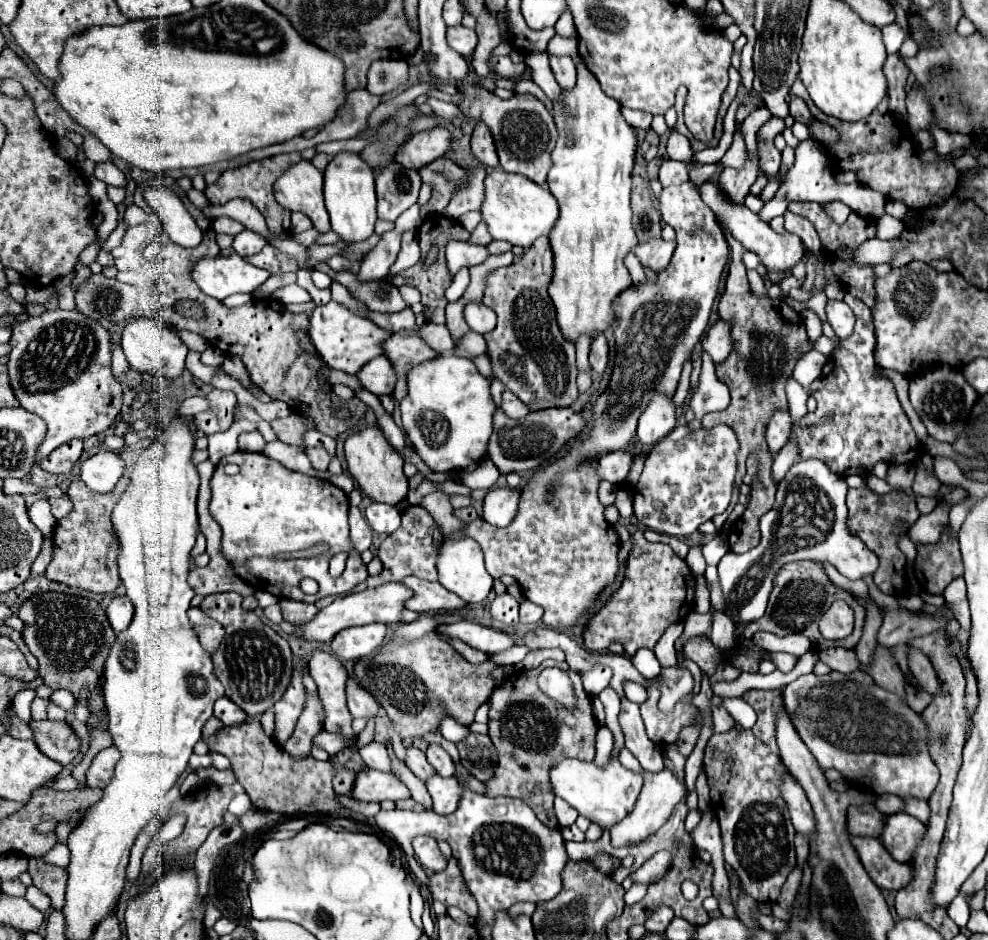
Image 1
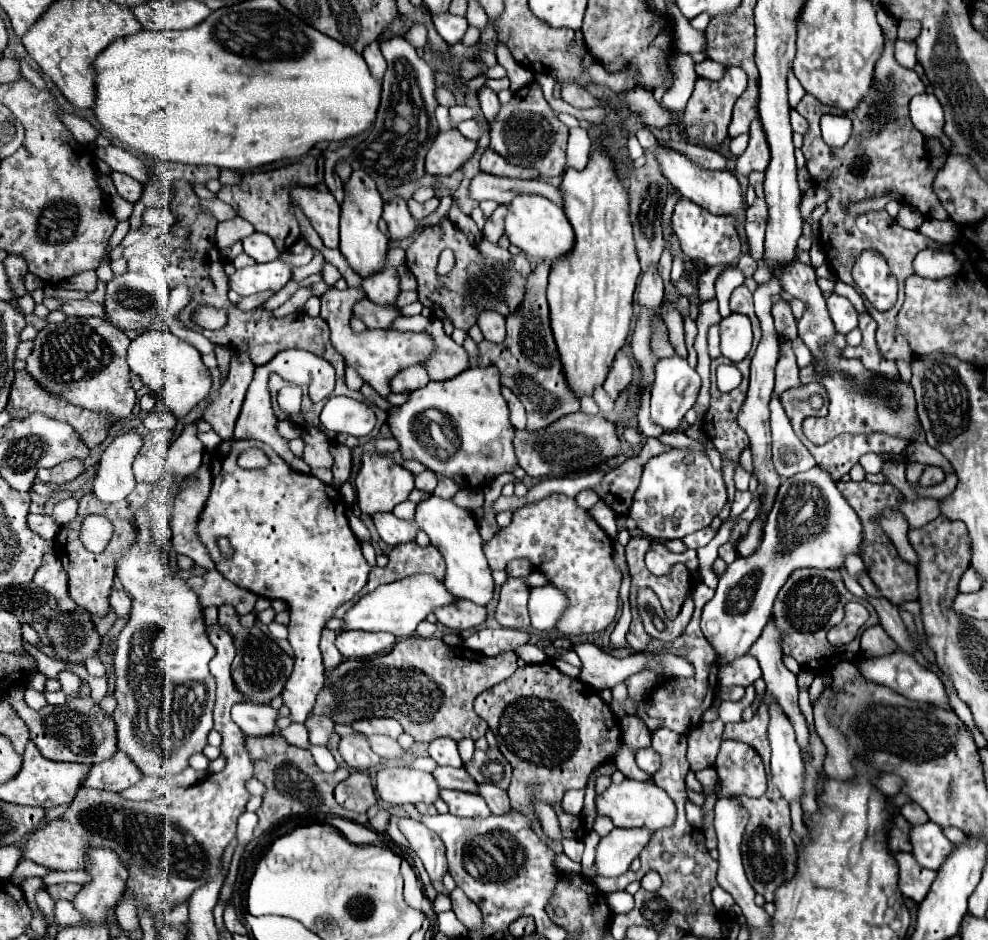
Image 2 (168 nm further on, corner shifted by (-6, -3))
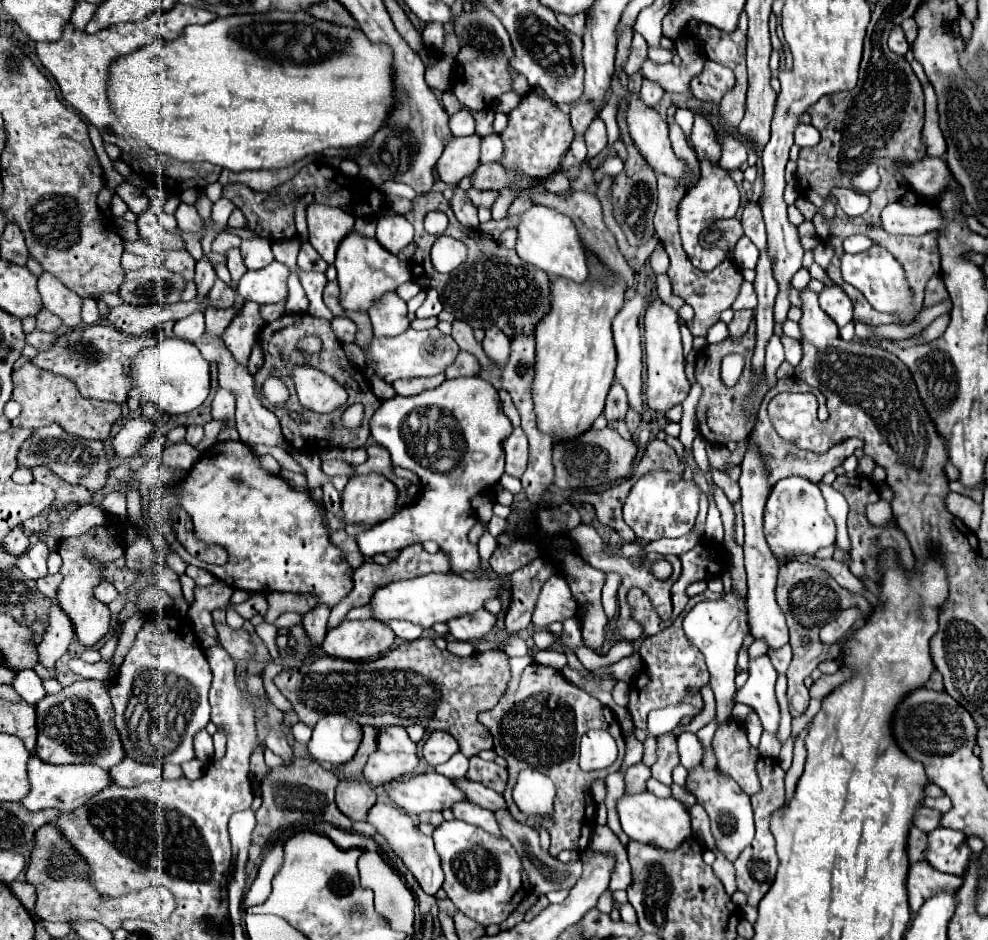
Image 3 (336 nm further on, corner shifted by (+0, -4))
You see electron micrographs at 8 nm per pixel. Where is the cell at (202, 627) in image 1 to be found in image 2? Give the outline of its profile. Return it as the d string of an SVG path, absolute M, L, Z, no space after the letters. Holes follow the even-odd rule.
M216 626L210 630L210 642L216 648L210 660L210 672L216 678L214 730L222 734L220 748L228 760L226 768L218 774L208 774L208 778L198 784L174 788L146 802L132 802L118 792L82 786L62 818L30 834L22 850L24 858L50 870L84 870L88 848L112 848L128 868L128 884L120 900L132 894L138 906L144 904L158 916L170 912L174 906L186 904L198 886L204 886L218 874L220 856L236 836L236 820L250 800L246 782L254 776L254 766L246 750L246 734L230 718L232 706L246 702L246 698L238 694L230 674L230 664L236 654L232 638L226 630Z

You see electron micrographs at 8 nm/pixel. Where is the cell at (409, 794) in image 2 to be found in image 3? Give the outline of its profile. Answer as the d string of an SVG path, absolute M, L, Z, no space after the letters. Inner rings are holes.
M412 773L398 777L390 783L384 783L384 791L388 799L404 809L408 815L418 815L422 811L442 811L452 803L466 799L460 797L454 783L440 773Z

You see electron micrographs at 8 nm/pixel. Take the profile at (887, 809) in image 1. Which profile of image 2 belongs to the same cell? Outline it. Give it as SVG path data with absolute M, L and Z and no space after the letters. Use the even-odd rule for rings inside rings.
M904 804L902 808L900 808L900 814L912 824L912 826L918 826L918 824L922 824L922 822L928 822L930 818L928 818L928 814L918 806L918 804Z

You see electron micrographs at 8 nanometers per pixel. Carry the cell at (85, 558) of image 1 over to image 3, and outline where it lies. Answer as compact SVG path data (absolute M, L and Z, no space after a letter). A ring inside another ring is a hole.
M105 514L105 522L103 527L102 525L94 527L80 537L60 541L60 547L58 547L58 553L62 557L60 573L64 575L64 581L58 587L58 603L62 611L66 611L66 615L72 619L78 641L88 647L92 647L98 639L102 639L108 633L108 623L110 623L108 607L100 603L92 591L100 581L104 581L104 575L102 575L104 569L116 559L124 557L124 551L126 551L124 543L120 540L119 527L112 525L109 514Z

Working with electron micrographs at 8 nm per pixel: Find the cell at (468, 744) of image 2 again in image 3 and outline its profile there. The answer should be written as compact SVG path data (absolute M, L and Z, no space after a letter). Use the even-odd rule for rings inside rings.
M456 753L452 755L452 759L448 763L442 763L438 767L434 767L438 773L450 777L450 779L456 779L456 777L464 777L466 771L468 771L468 757L464 753Z

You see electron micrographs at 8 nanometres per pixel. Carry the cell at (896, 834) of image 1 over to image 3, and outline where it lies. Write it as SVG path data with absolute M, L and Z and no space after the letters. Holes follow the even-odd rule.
M936 827L928 833L926 861L942 873L962 875L970 859L966 837L960 831Z

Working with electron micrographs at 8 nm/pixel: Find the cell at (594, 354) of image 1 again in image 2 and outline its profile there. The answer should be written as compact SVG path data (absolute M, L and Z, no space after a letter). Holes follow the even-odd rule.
M620 350L620 352L616 354L616 360L614 360L614 364L612 364L612 370L610 370L610 374L608 374L606 382L604 382L606 394L608 394L612 400L616 400L618 394L632 382L632 376L634 376L632 364L630 364L628 356Z

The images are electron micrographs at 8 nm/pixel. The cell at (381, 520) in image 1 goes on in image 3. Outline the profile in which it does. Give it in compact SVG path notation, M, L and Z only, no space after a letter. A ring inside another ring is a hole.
M478 375L446 379L442 385L438 385L432 391L424 391L412 397L396 395L394 399L382 401L380 409L370 421L370 429L376 443L390 451L392 463L396 467L406 467L418 473L422 483L422 495L418 497L416 505L410 505L404 511L396 513L394 517L386 519L384 523L374 525L370 531L360 533L358 547L362 555L370 559L376 553L400 551L416 543L434 541L438 543L440 551L444 551L450 557L450 573L462 575L466 571L470 573L478 571L480 569L478 547L468 541L468 533L476 525L476 523L470 523L470 517L474 517L470 499L482 493L486 487L492 487L494 483L498 483L500 475L504 473L502 443L512 433L512 423L500 407L498 391ZM426 407L438 407L442 411L450 411L452 417L458 421L462 435L466 439L466 453L462 455L458 465L446 473L432 471L430 467L422 467L410 455L410 445L404 445L404 425L408 421L408 415L416 409L426 409Z

